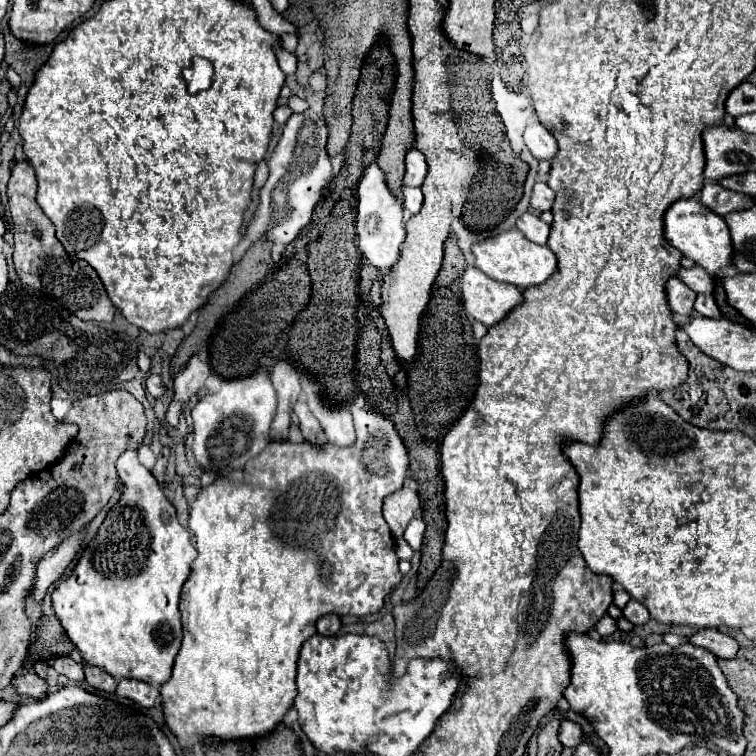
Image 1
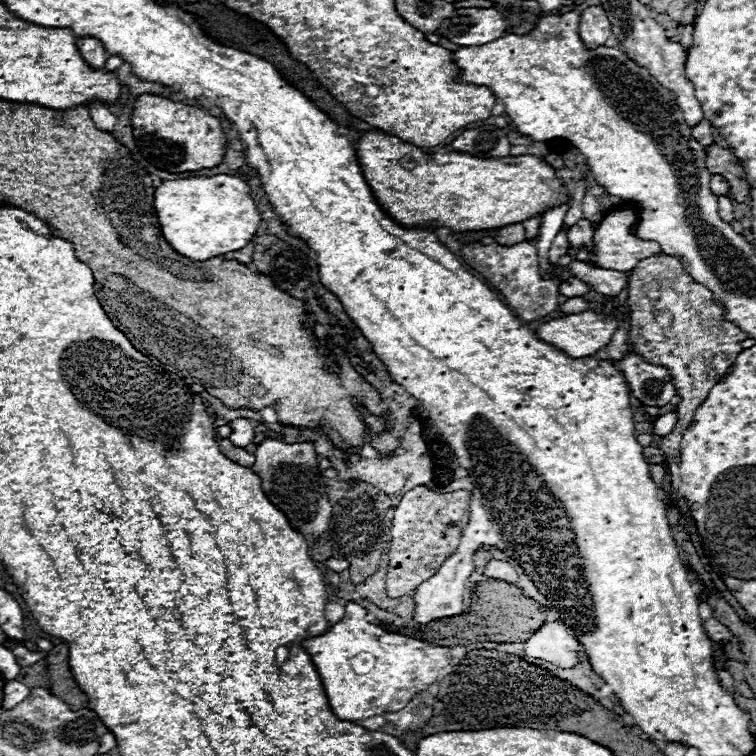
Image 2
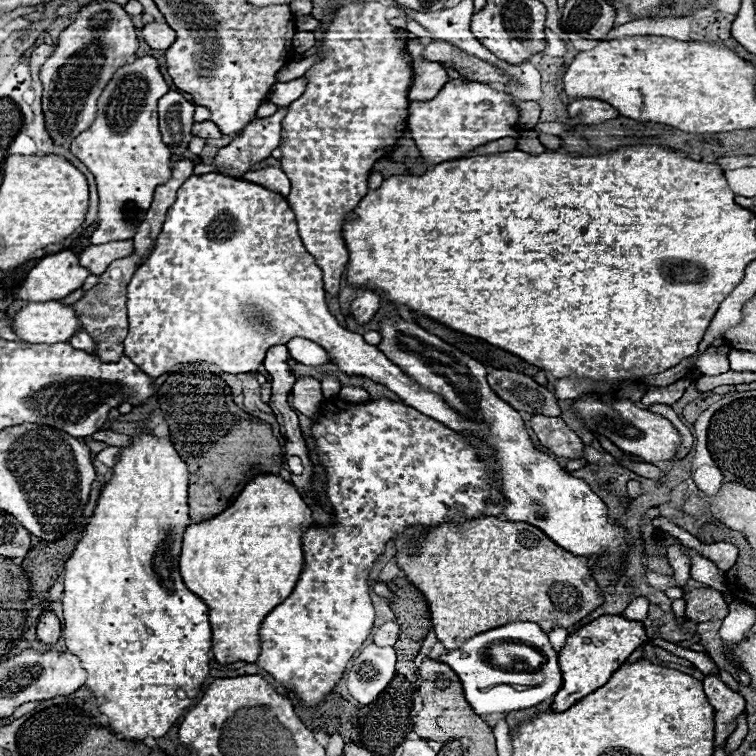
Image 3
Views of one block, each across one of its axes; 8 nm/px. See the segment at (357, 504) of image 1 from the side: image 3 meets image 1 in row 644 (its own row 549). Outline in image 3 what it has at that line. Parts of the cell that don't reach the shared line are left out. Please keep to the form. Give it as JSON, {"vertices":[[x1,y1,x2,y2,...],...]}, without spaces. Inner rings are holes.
{"vertices":[[264,474,246,484,236,502,212,520,192,524,182,538,180,574,188,590,200,596,210,610,212,652,220,664,238,660,254,662,260,652,260,624,294,590,304,566,302,534,312,526,312,512,292,484,274,474]]}

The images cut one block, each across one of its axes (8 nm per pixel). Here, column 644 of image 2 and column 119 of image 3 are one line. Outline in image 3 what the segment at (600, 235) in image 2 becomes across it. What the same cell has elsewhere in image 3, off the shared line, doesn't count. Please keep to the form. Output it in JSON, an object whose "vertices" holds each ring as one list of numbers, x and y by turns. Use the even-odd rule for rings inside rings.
{"vertices":[[116,240,116,242,106,242,106,244,100,244,100,246,88,246,78,256,78,262,90,274,100,276,110,266,110,262,124,258,124,256,130,256,132,252,134,252,132,240]]}

